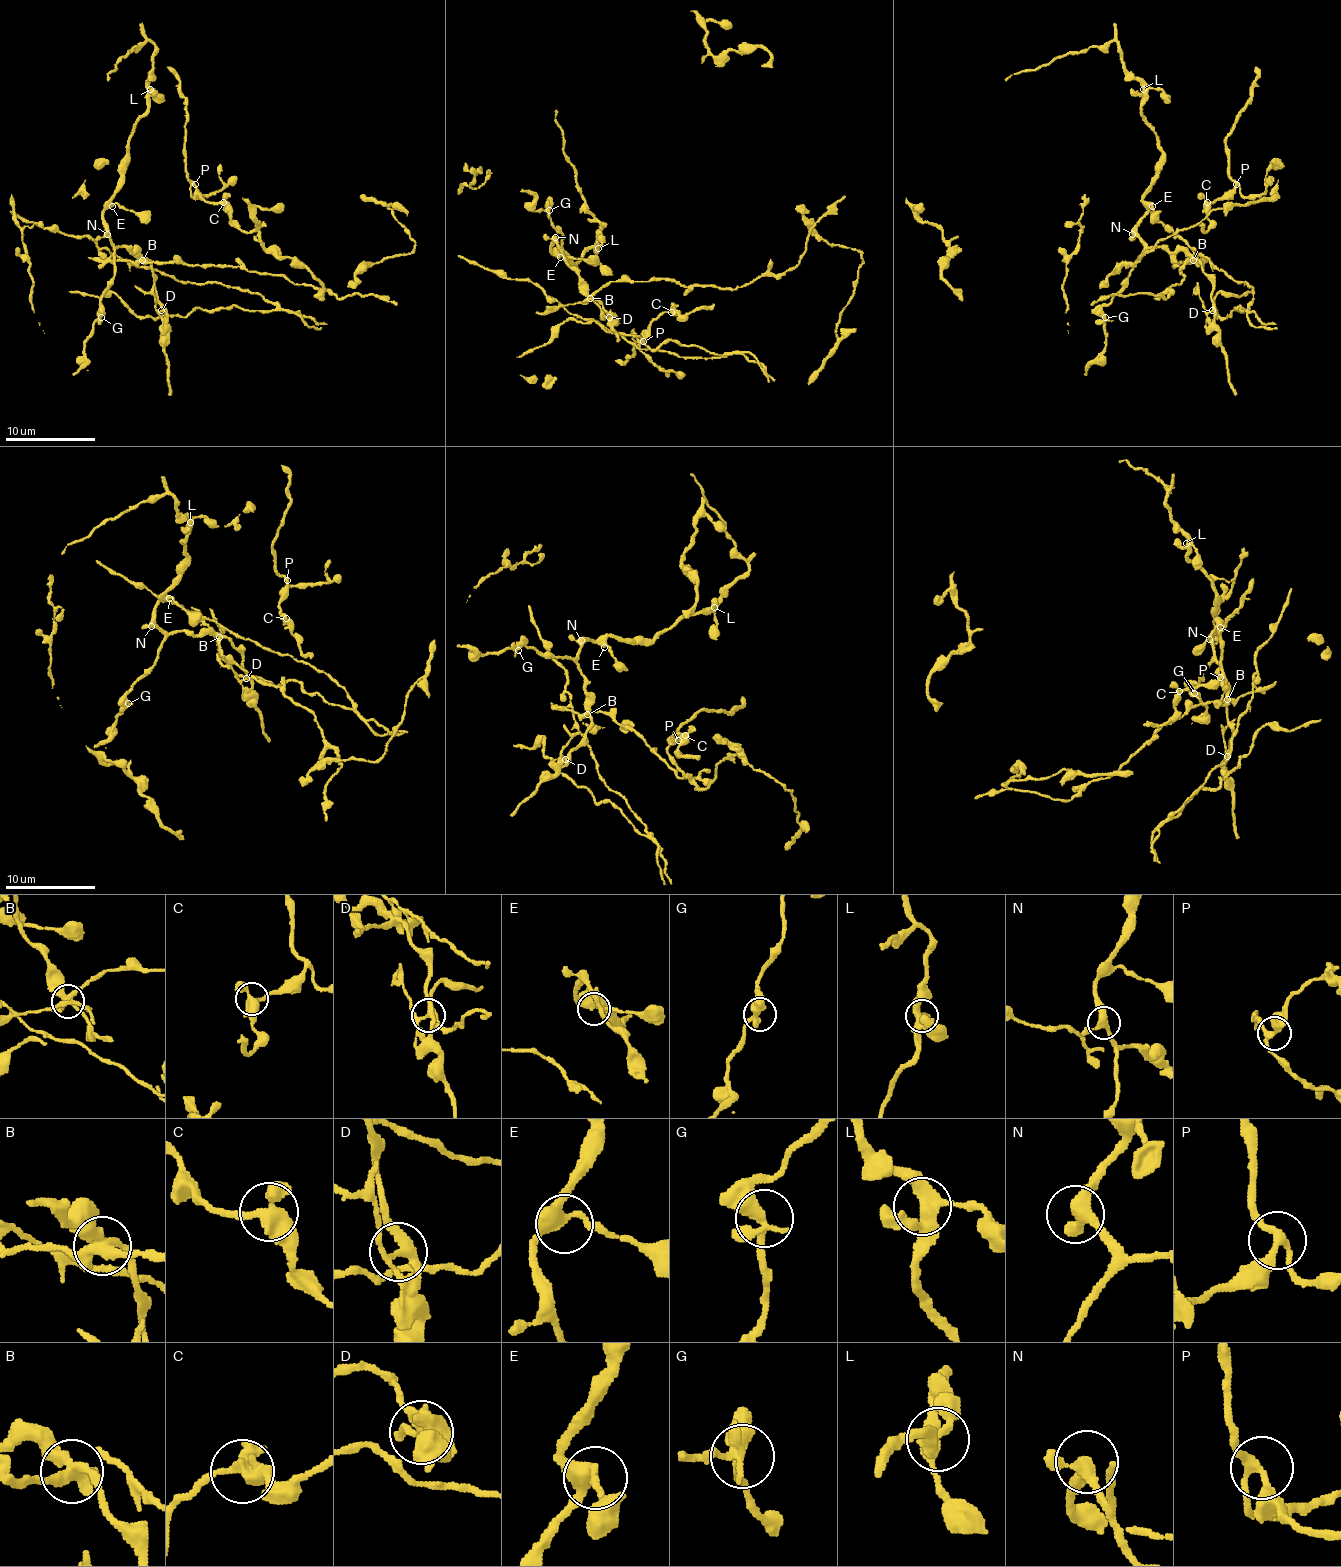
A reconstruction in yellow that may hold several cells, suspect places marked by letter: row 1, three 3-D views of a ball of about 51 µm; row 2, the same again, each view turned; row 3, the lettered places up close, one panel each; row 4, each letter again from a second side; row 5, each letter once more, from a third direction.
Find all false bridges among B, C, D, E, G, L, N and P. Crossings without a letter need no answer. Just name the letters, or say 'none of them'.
B, D

